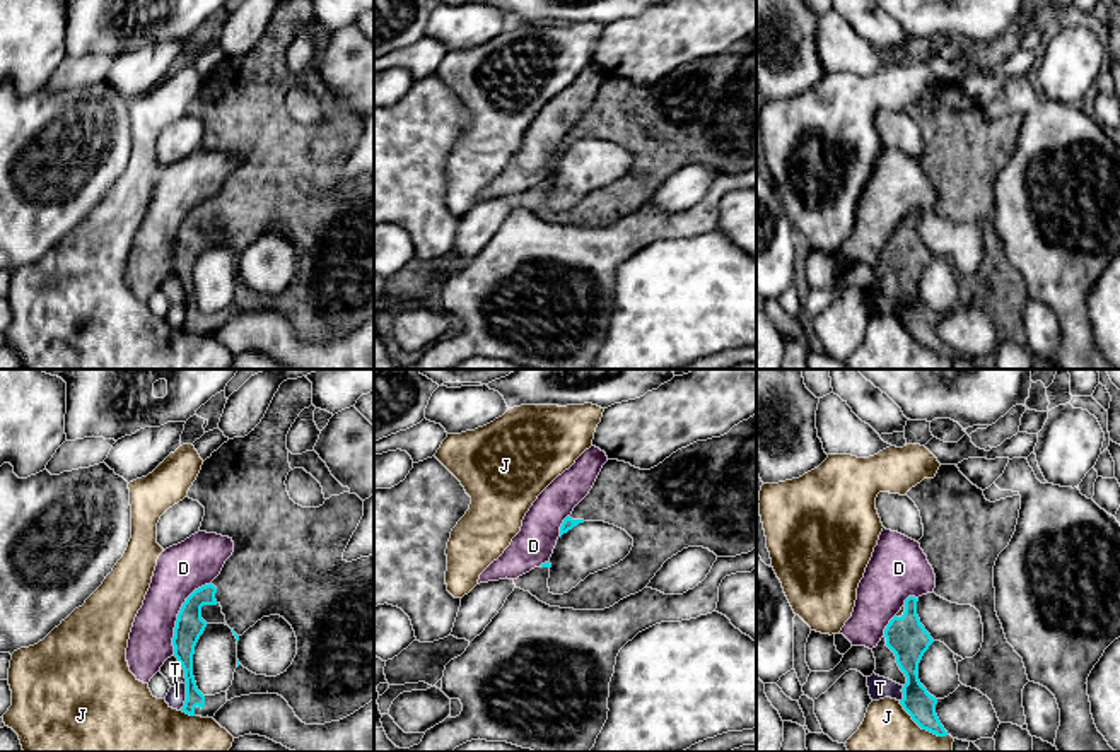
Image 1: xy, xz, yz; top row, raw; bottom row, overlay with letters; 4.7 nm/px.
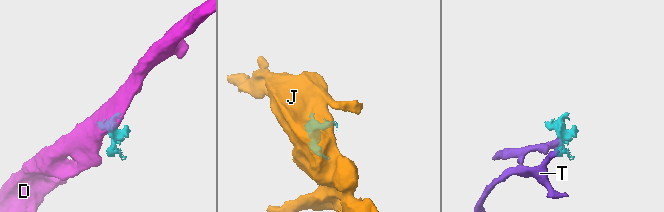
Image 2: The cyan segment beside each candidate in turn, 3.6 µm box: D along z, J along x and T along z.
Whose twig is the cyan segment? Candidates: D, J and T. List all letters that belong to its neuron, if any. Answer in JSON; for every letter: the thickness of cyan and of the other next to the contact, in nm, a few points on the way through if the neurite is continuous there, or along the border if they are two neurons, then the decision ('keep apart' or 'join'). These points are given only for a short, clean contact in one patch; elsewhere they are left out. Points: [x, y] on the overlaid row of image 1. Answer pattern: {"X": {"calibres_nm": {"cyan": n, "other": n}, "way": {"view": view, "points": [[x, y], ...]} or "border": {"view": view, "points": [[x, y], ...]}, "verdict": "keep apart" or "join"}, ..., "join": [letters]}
{"D": {"calibres_nm": {"cyan": 140, "other": 240}, "verdict": "keep apart"}, "J": {"calibres_nm": {"cyan": 140, "other": 360}, "border": {"view": "yz", "points": [[898, 701], [922, 728], [946, 735]]}, "verdict": "keep apart"}, "T": {"calibres_nm": {"cyan": 100, "other": 90}, "border": {"view": "xy", "points": [[185, 682], [185, 704], [181, 710]]}, "verdict": "keep apart"}, "join": []}

